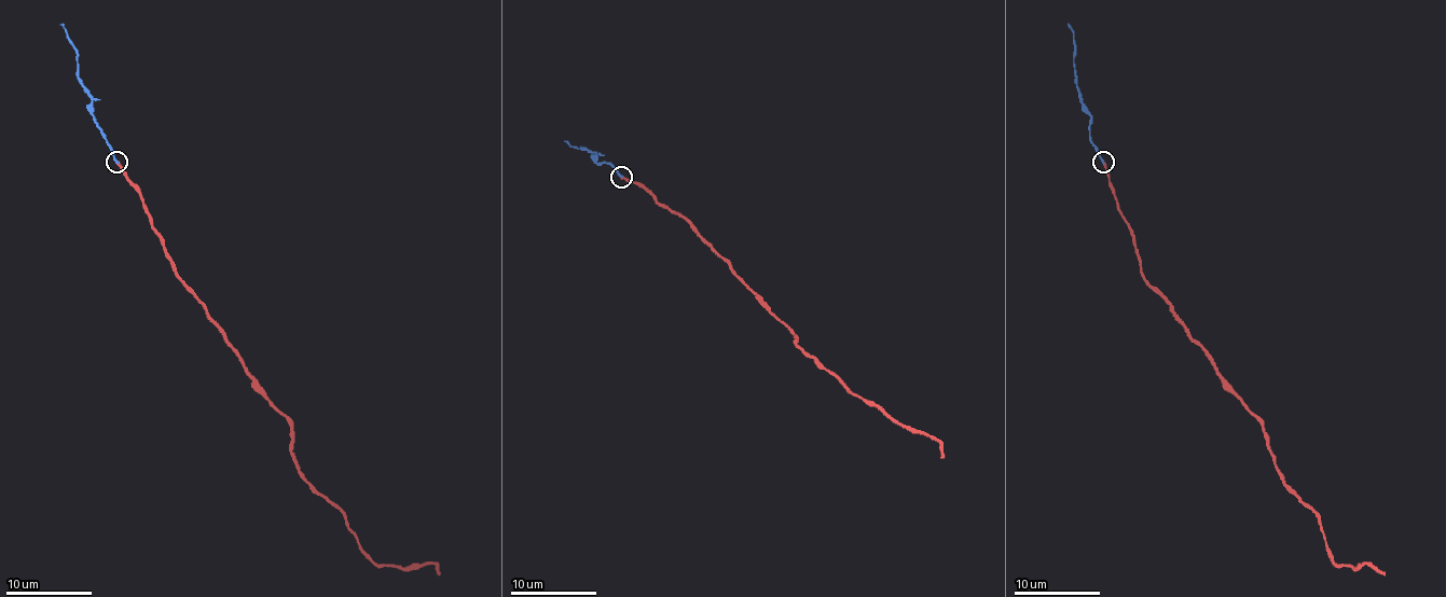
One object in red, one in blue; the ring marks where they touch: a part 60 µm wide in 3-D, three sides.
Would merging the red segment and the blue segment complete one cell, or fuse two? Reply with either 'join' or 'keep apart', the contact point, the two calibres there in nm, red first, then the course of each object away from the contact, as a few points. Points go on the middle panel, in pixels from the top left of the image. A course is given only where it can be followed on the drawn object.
keep apart | (621, 177) | 200/160 nm | red via (620, 177), (680, 216), (794, 333), (800, 348), (848, 389), (904, 426), (934, 436), (939, 458) | blue via (620, 177), (607, 162), (598, 164), (596, 155), (581, 147), (570, 147), (565, 140)

